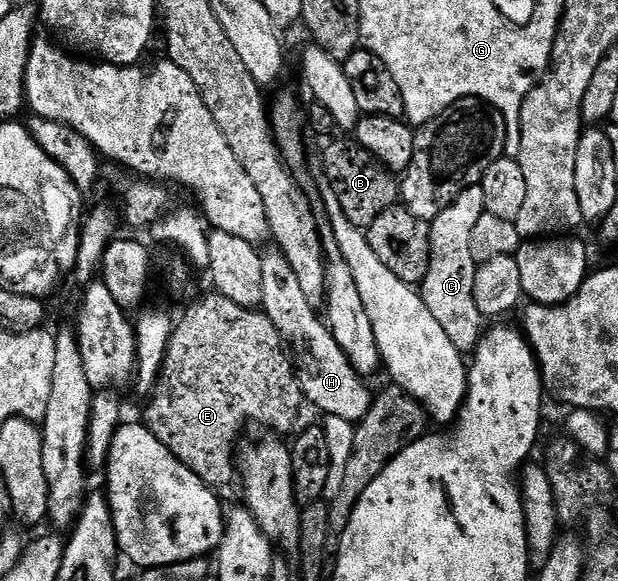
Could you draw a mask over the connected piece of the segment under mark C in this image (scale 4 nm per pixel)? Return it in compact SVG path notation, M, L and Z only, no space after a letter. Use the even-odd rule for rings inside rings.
M478 184L462 191L442 215L438 215L430 223L430 267L426 271L426 279L422 283L422 296L426 307L430 307L430 315L438 319L442 331L450 338L450 343L458 347L461 353L468 355L475 350L476 344L486 332L486 319L478 311L478 303L474 303L474 279L478 262L470 255L470 231L474 231L478 219L485 212L482 187Z

